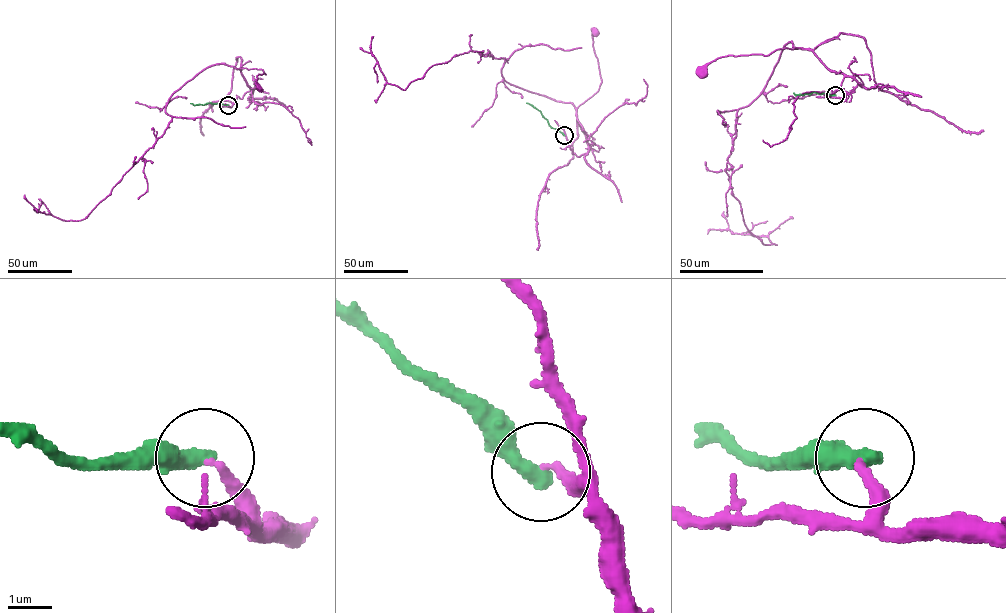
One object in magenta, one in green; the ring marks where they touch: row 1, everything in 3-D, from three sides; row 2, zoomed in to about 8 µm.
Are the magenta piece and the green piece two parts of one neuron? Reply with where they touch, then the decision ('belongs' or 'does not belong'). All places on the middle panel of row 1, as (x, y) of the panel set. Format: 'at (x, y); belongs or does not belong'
at (564, 135); does not belong

